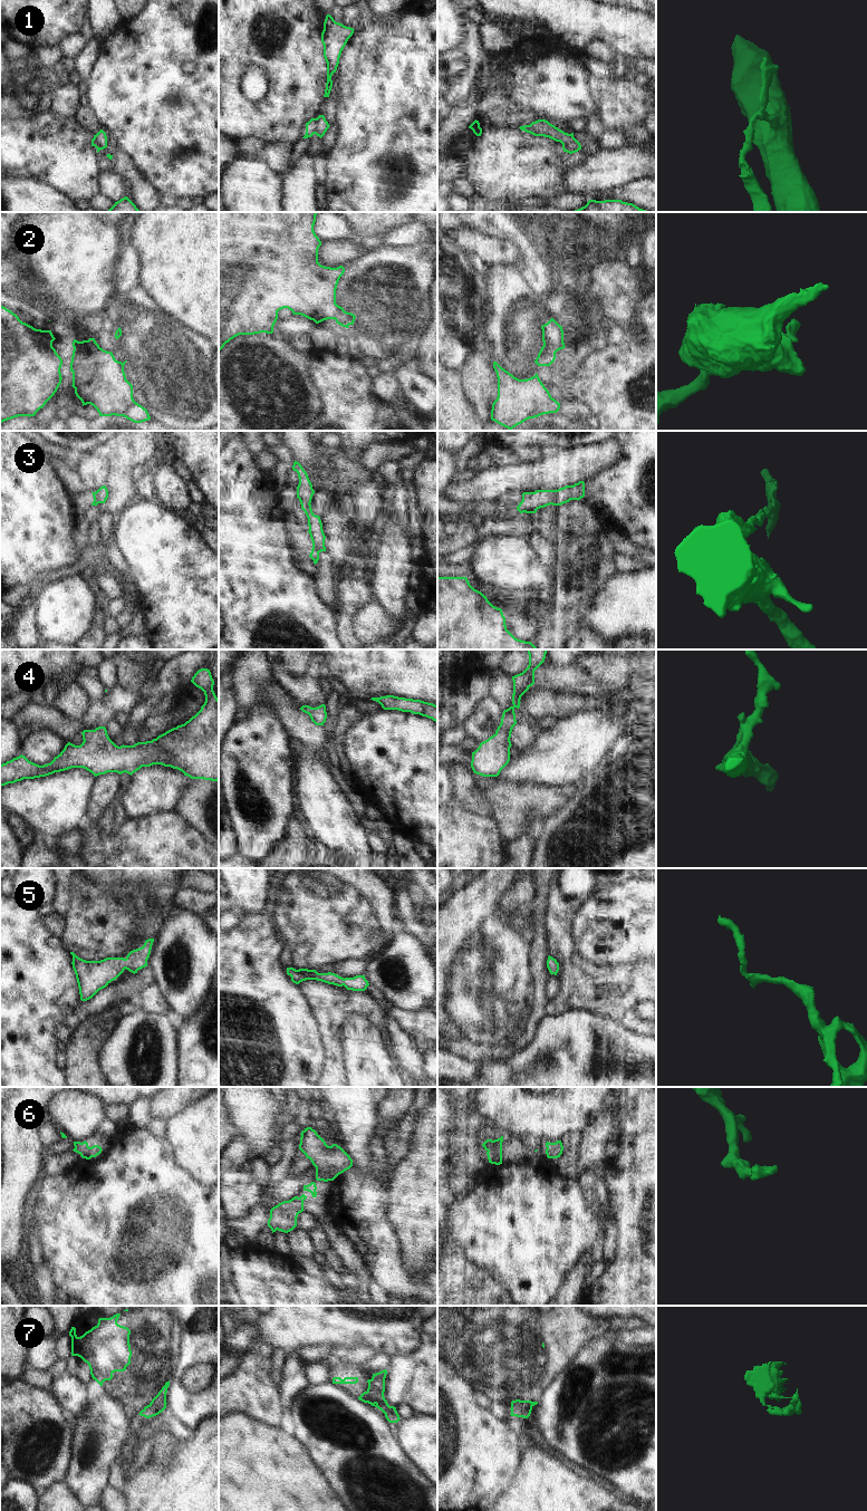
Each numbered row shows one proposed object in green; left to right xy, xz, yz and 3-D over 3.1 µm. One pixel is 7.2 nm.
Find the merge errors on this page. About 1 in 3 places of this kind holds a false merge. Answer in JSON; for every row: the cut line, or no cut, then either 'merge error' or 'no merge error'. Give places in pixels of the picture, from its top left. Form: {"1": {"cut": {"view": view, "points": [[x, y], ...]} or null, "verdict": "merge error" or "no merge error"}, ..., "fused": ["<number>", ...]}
{"1": {"cut": {"view": "xz", "points": [[317, 118], [314, 133]]}, "verdict": "merge error"}, "2": {"cut": {"view": "xz", "points": [[343, 309], [334, 318]]}, "verdict": "merge error"}, "3": {"cut": {"view": "yz", "points": [[557, 490], [550, 503]]}, "verdict": "merge error"}, "4": {"cut": null, "verdict": "no merge error"}, "5": {"cut": null, "verdict": "no merge error"}, "6": {"cut": null, "verdict": "no merge error"}, "7": {"cut": {"view": "xz", "points": [[366, 1392], [375, 1403]]}, "verdict": "merge error"}, "fused": ["1", "2", "3", "7"]}

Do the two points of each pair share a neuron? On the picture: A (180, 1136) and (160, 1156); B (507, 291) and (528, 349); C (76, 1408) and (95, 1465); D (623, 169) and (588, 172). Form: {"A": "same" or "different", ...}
{"A": "different", "B": "same", "C": "different", "D": "same"}

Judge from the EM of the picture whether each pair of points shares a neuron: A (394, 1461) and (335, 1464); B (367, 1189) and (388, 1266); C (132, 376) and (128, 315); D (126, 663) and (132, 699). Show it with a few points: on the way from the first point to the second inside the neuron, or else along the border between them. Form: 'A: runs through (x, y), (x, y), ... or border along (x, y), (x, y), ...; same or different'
A: runs through (379, 1461), (349, 1461); same
B: runs through (367, 1208), (372, 1234), (378, 1247); same
C: runs through (133, 361), (133, 330); same
D: border along (117, 683), (124, 689), (138, 691); different

